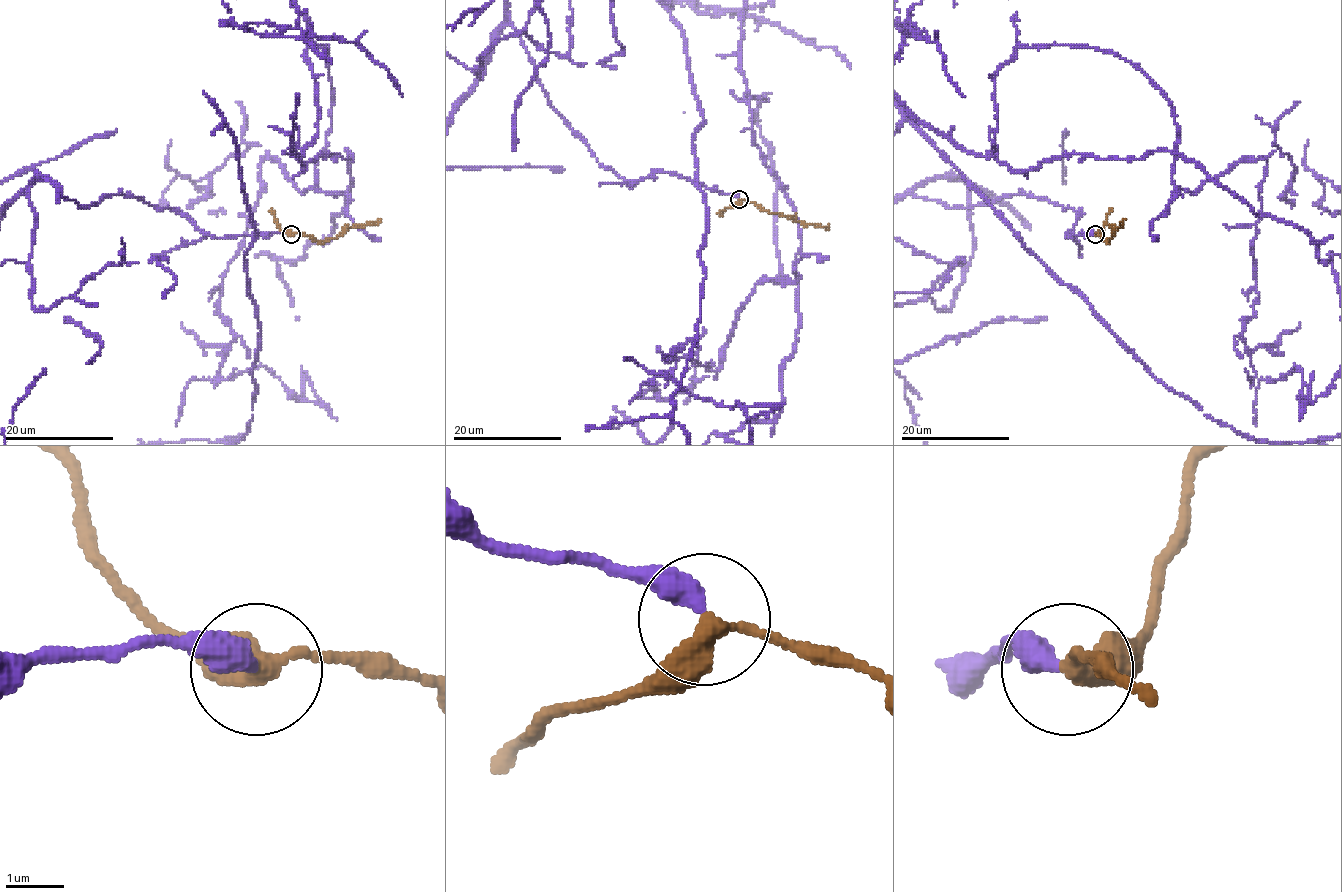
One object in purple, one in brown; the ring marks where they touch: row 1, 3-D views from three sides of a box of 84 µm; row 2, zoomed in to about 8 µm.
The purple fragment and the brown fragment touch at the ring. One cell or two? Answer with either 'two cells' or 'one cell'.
one cell

